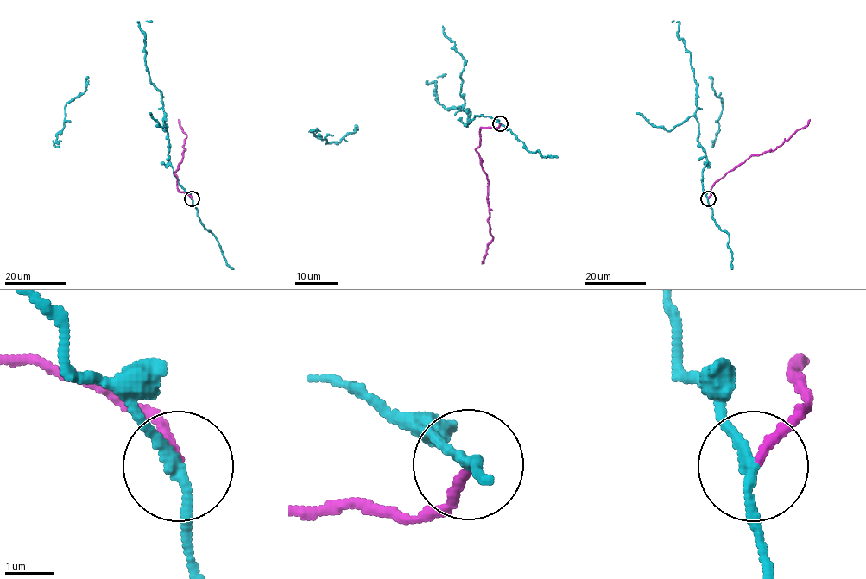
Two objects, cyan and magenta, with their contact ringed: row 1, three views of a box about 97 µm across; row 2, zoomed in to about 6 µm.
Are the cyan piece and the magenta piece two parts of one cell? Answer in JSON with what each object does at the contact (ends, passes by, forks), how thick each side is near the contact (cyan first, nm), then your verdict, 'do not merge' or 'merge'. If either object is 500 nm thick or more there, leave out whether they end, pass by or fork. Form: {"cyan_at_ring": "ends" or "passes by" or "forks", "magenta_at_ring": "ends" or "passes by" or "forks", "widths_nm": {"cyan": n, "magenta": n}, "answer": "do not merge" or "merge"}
{"cyan_at_ring": "passes by", "magenta_at_ring": "ends", "widths_nm": {"cyan": 200, "magenta": 160}, "answer": "do not merge"}

